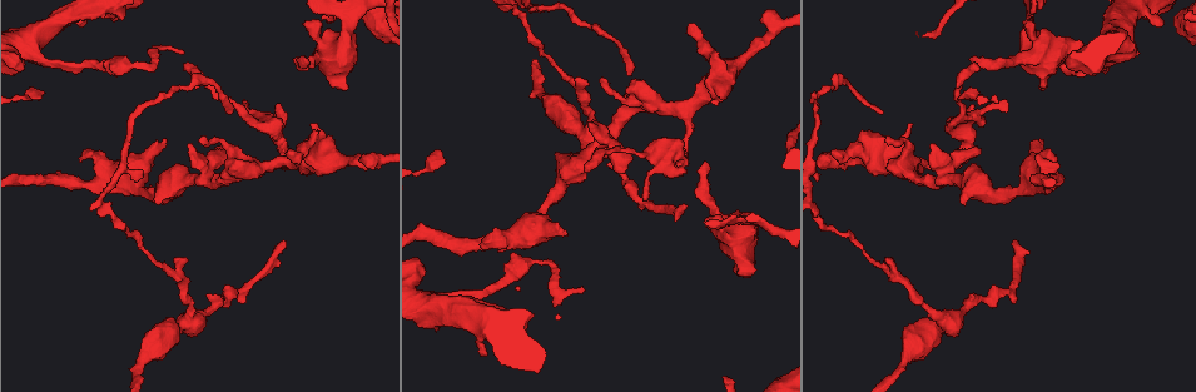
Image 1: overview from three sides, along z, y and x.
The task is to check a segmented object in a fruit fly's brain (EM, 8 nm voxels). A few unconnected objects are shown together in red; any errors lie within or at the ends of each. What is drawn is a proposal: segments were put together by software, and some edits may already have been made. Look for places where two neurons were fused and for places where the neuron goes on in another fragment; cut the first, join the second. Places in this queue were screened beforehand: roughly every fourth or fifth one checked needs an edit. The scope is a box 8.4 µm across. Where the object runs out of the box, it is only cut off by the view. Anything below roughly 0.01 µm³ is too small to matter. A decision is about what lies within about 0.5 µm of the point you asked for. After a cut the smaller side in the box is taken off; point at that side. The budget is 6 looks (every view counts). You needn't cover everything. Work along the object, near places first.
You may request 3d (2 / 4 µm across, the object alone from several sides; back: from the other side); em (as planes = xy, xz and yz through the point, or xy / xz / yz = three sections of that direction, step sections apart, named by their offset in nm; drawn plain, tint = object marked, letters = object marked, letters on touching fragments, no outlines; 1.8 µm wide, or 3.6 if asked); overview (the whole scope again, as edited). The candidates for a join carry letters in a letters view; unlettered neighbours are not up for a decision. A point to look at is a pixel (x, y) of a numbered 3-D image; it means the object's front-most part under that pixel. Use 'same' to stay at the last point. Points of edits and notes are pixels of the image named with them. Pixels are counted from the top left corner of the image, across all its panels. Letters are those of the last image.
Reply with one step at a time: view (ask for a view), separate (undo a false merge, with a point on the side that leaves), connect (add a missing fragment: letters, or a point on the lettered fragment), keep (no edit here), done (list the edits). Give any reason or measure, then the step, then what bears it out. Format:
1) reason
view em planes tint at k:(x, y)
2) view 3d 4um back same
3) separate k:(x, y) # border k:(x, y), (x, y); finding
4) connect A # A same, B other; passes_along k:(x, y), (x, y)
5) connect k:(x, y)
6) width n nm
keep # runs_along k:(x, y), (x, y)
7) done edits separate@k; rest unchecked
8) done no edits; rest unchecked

sudden change in width
view 3d 4um at 1:(96, 60)

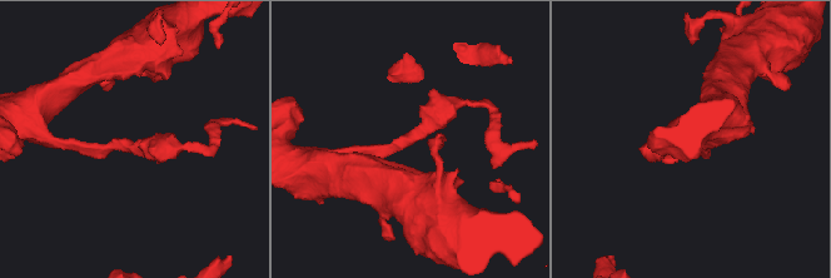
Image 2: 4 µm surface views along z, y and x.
view em planes letters at 2:(409, 140)

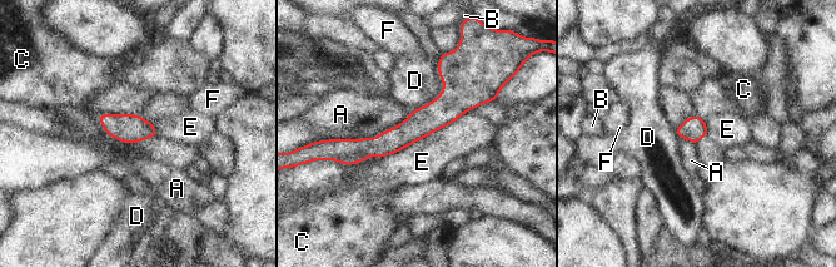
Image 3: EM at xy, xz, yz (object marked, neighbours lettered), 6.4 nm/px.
longest_contact E 600 nm
keep # A other, B other, C other, D other, E other, F other; runs_along 3:(484, 99), (343, 144); all the same neuron

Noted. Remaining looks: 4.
branch stops here
view em planes letters at 1:(245, 105)

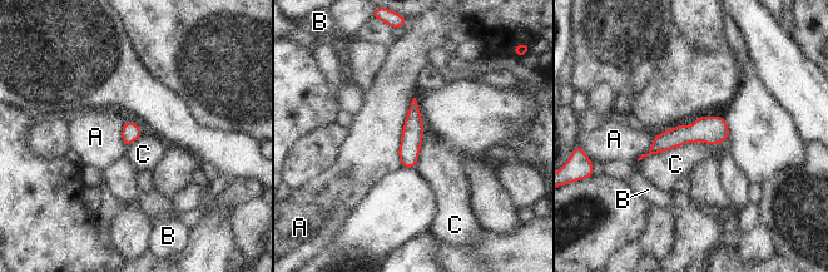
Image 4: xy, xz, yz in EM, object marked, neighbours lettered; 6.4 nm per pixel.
keep # A other, B other, C other; border 4:(728, 136), (638, 162); none of them fits

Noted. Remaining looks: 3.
branch stops here
view em 3.6um planes letters at 1:(750, 270)

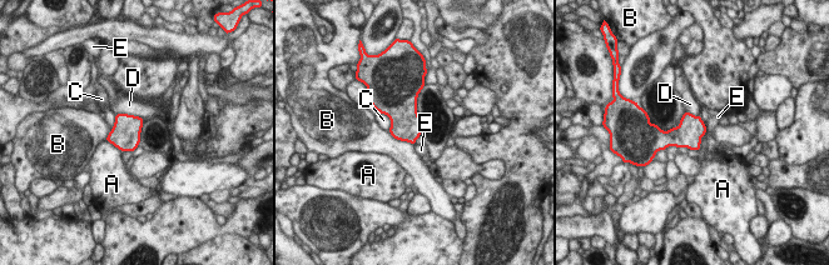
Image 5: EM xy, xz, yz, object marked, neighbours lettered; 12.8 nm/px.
keep # A other, B other, C other, D other, E other; border 5:(704, 123), (708, 133); none of them fits

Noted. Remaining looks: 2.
done no edits; rest unchecked

